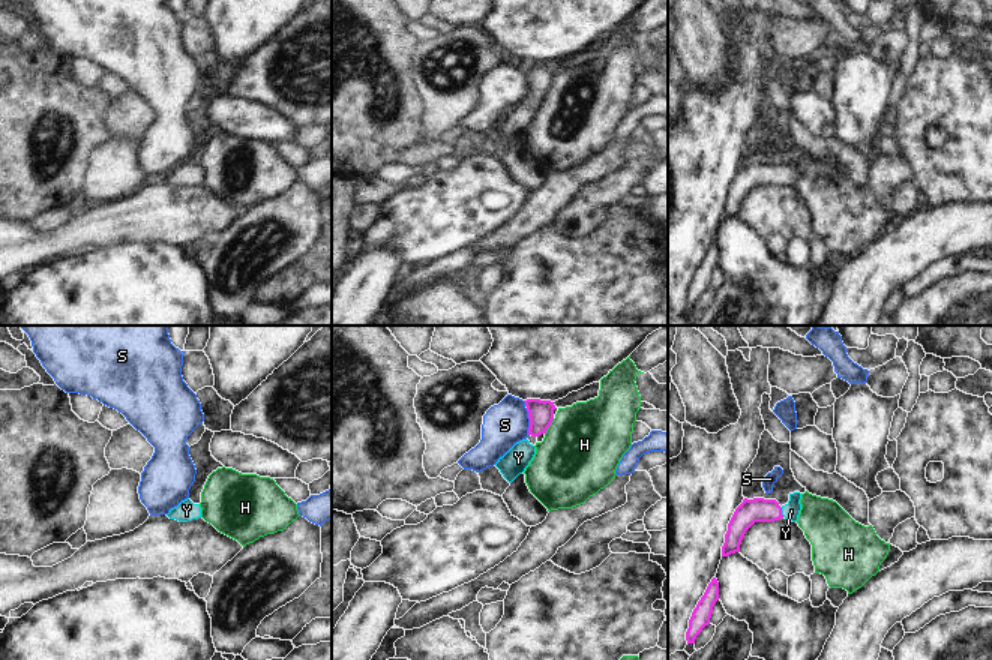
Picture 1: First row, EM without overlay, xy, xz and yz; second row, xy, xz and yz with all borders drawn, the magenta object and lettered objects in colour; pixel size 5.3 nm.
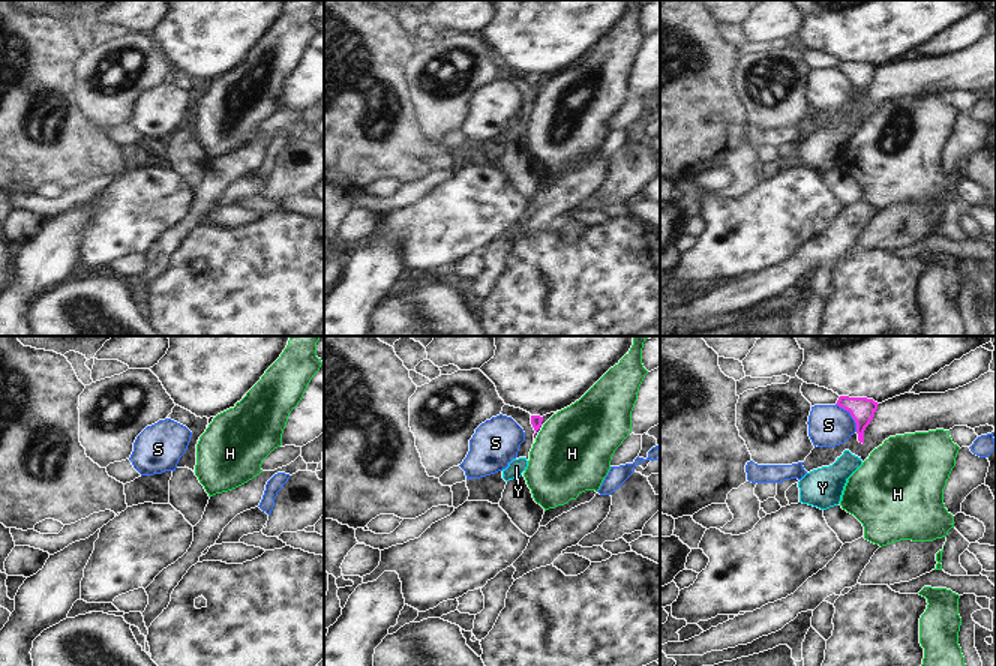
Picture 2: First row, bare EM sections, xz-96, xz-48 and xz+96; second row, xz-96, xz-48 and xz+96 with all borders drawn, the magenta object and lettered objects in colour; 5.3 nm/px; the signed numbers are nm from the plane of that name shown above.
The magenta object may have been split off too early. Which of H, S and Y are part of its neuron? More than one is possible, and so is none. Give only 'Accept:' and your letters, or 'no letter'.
Accept: Y

